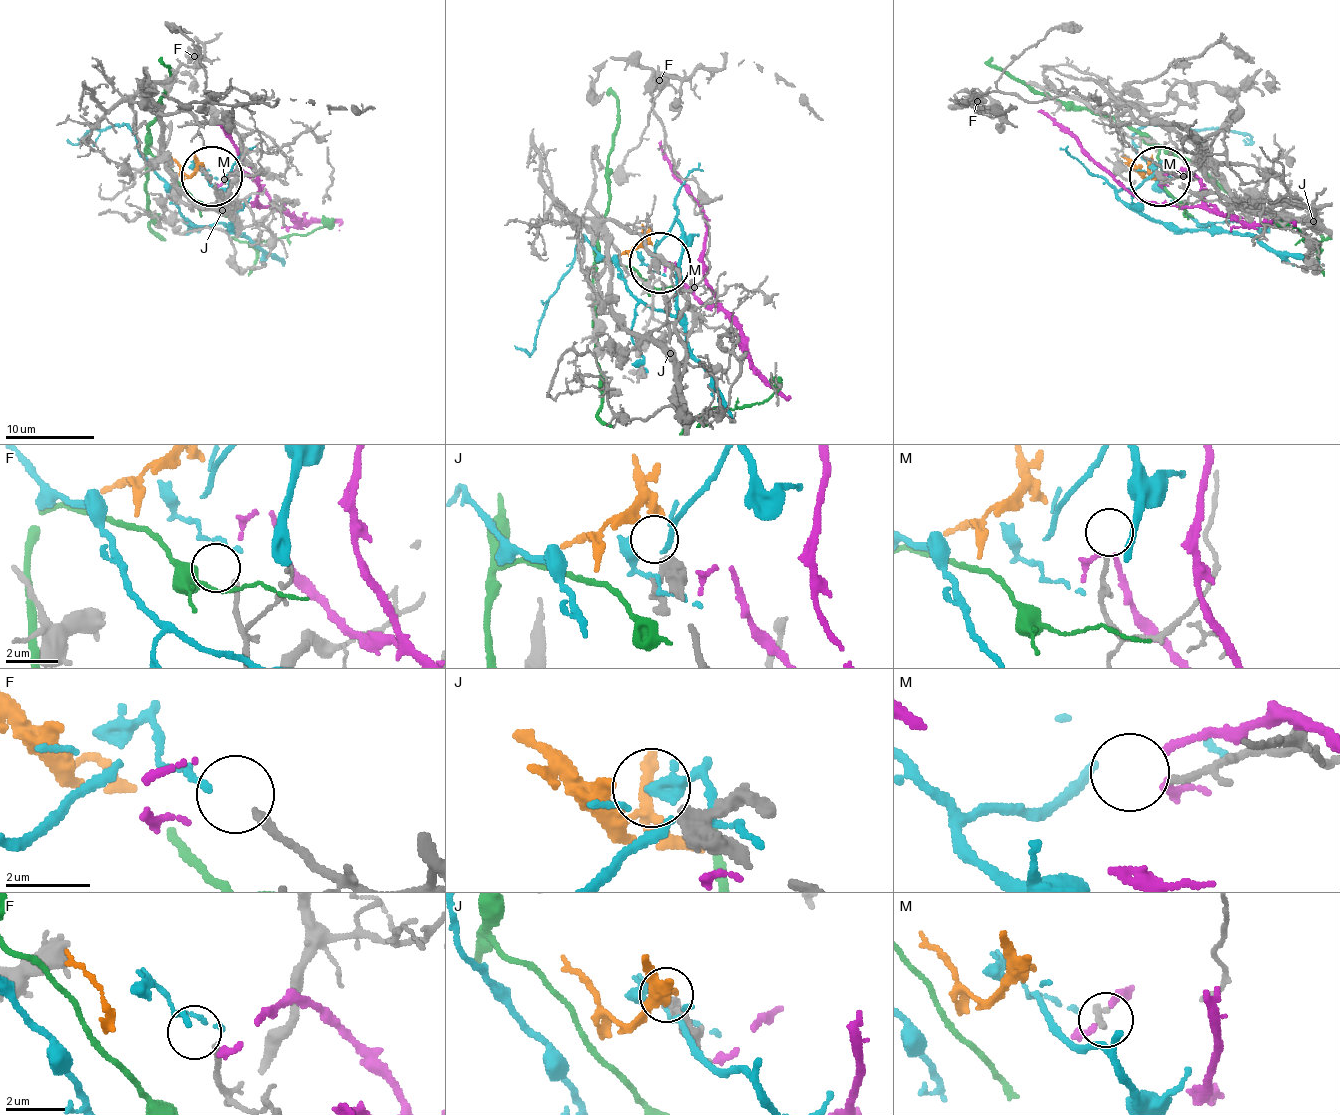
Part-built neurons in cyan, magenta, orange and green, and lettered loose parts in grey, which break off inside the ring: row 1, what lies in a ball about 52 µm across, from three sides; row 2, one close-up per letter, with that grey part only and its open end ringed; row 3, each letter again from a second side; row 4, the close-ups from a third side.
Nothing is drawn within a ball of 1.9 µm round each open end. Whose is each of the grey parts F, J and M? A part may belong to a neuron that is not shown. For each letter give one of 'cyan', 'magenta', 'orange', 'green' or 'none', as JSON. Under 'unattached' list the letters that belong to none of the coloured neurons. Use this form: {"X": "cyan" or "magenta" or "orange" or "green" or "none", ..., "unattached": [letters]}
{"F": "none", "J": "none", "M": "none", "unattached": ["F", "J", "M"]}

